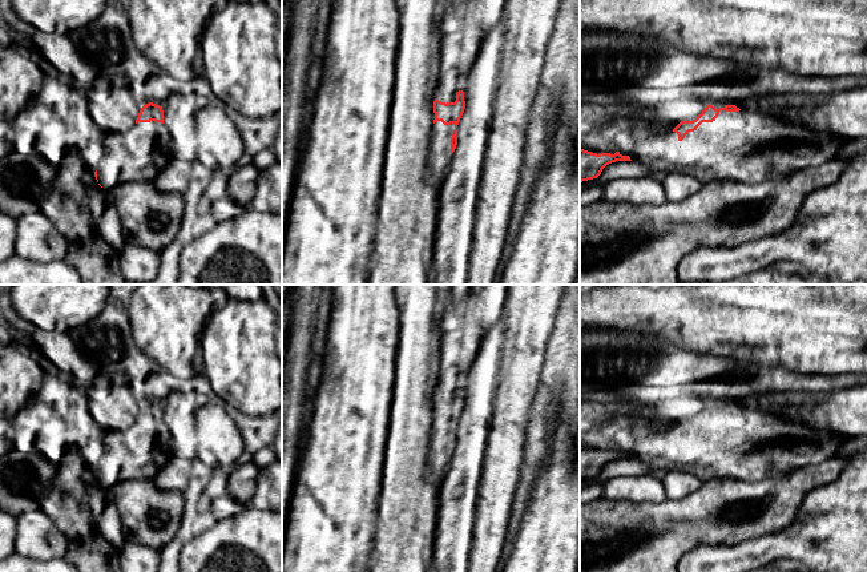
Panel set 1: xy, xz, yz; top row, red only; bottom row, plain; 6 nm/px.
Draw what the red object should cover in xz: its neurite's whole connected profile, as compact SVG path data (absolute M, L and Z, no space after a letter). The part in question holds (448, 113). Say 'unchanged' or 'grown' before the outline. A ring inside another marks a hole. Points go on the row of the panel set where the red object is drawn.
grown; M464 92L456 93L455 102L434 101L434 137L431 142L431 174L439 194L452 153L457 145L457 125L465 109Z

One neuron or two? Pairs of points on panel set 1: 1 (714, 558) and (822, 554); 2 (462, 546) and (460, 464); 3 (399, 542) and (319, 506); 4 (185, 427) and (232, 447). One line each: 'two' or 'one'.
1: one
2: one
3: two
4: one

